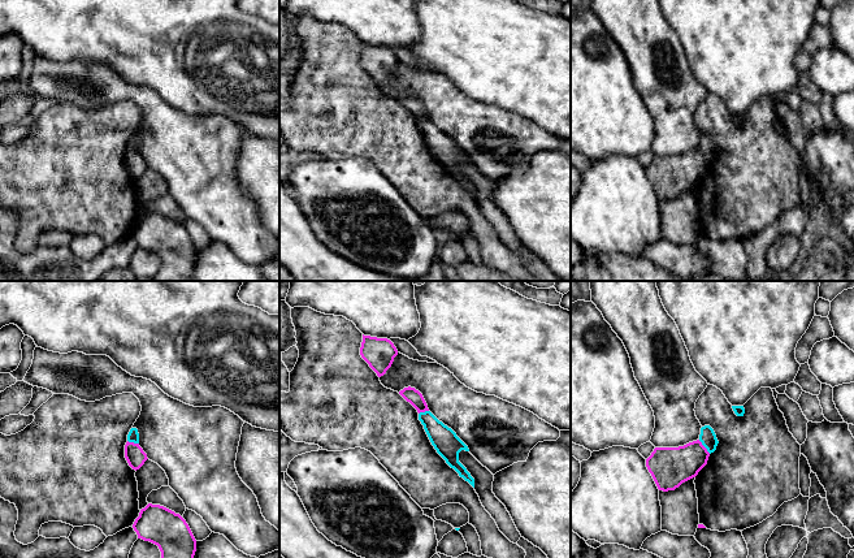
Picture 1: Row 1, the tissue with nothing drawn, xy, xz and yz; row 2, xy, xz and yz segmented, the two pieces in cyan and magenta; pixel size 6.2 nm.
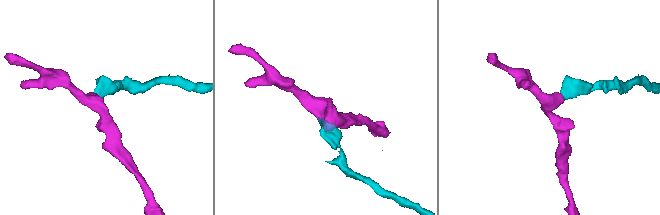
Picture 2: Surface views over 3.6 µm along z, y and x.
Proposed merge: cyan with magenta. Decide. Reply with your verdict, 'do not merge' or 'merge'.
do not merge

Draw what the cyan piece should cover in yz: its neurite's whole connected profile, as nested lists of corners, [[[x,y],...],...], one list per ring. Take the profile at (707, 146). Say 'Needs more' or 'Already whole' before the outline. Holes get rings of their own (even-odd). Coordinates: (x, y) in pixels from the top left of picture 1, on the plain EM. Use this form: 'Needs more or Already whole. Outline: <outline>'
Already whole. Outline: [[[705,134],[701,137],[699,150],[710,163],[716,159],[716,155],[719,152],[716,143],[710,134]]]

